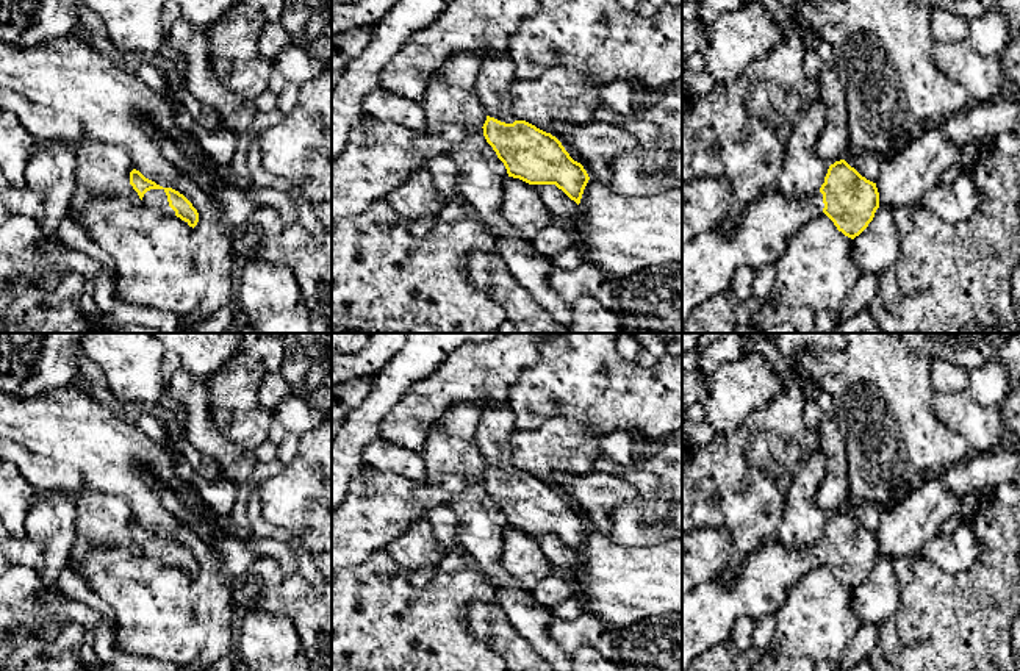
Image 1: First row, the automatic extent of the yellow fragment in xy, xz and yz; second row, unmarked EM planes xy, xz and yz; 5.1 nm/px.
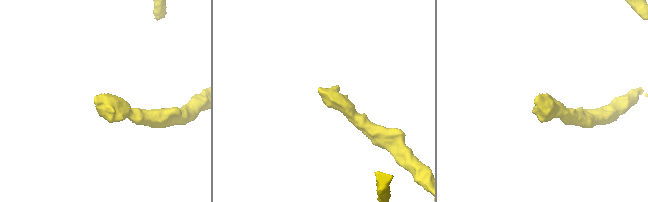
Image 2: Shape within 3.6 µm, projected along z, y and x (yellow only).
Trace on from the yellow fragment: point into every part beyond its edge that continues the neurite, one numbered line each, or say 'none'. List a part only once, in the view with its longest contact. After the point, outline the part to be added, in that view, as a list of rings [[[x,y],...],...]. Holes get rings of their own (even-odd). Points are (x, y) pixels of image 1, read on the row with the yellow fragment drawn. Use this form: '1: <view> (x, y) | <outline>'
1: xy (155, 199) | [[[150,189],[144,194],[141,203],[155,211],[164,213],[167,216],[175,216],[175,211],[169,206],[167,196],[164,189]]]

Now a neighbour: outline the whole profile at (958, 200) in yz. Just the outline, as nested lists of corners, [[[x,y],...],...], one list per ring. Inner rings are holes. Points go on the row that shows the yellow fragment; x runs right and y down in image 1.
[[[973,174],[961,175],[954,183],[939,183],[925,194],[920,205],[948,222],[965,221],[981,206],[982,197]]]

